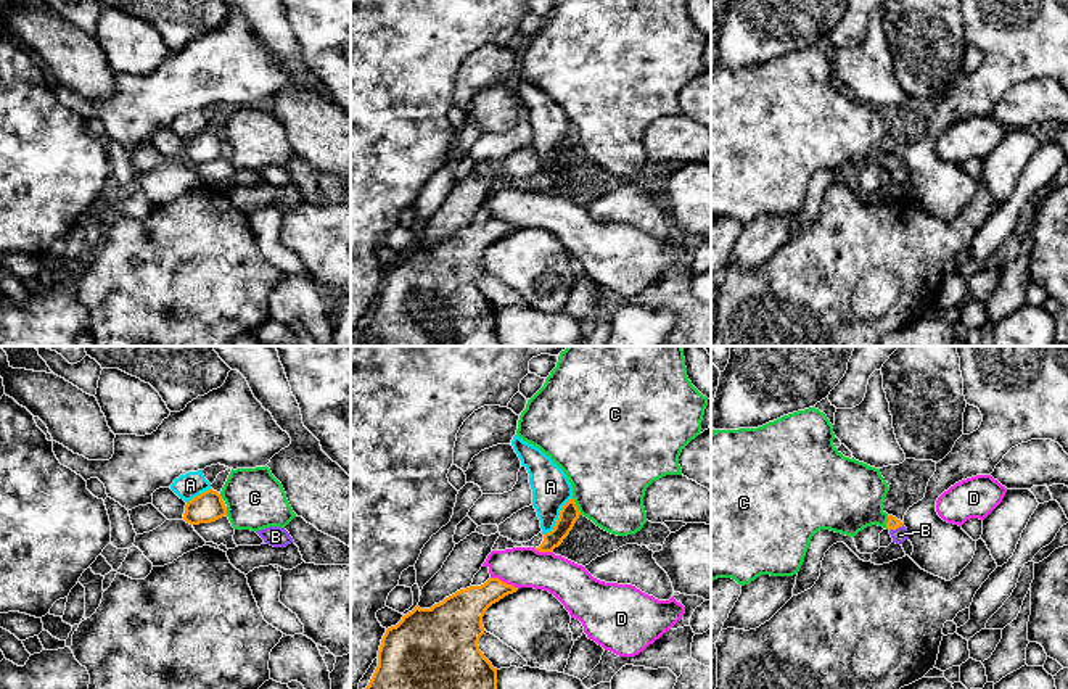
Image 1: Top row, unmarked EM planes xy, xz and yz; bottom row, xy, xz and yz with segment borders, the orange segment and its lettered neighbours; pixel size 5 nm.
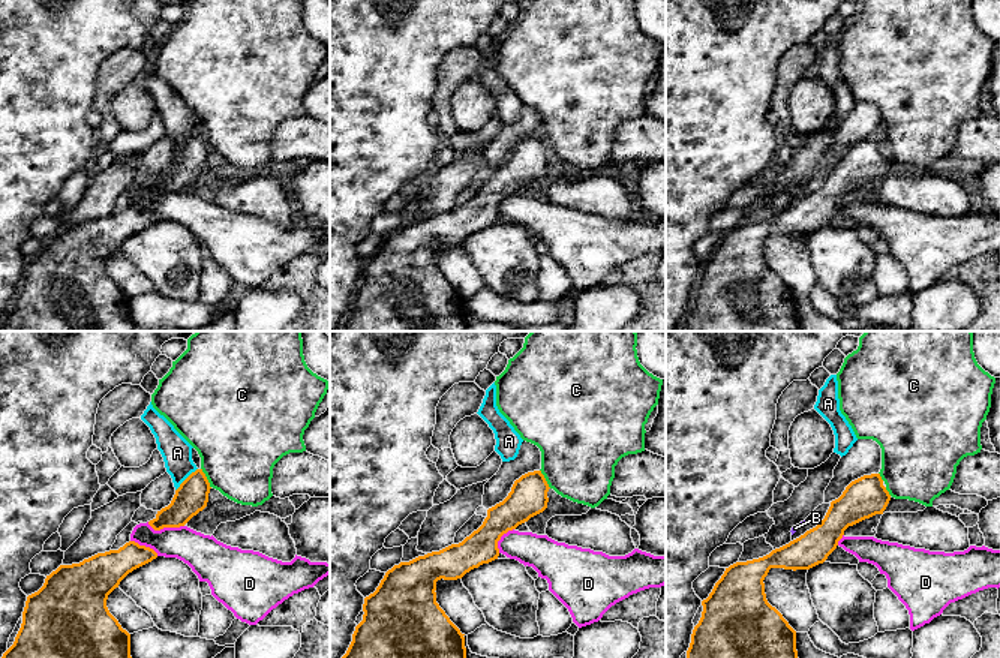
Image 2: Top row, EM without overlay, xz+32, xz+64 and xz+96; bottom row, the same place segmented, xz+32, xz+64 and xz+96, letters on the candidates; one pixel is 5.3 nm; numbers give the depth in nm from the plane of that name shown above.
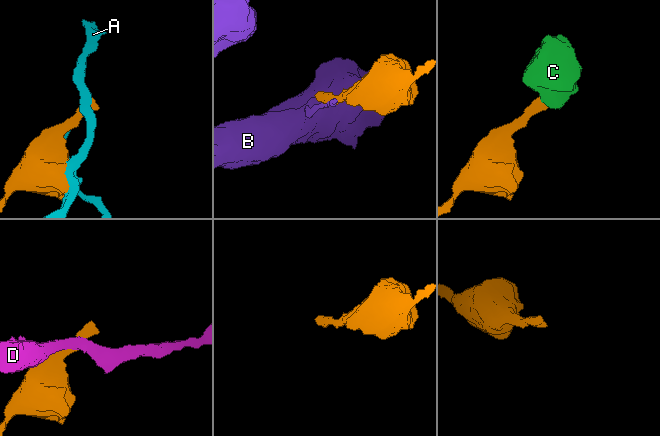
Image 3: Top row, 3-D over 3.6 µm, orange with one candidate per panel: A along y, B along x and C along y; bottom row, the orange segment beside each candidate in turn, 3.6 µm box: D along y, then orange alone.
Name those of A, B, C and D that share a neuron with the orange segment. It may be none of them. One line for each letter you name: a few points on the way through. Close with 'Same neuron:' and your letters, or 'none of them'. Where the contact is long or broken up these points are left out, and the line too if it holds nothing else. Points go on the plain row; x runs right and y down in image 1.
C: across xz (570, 152), (576, 145), (608, 107)
Same neuron: C

